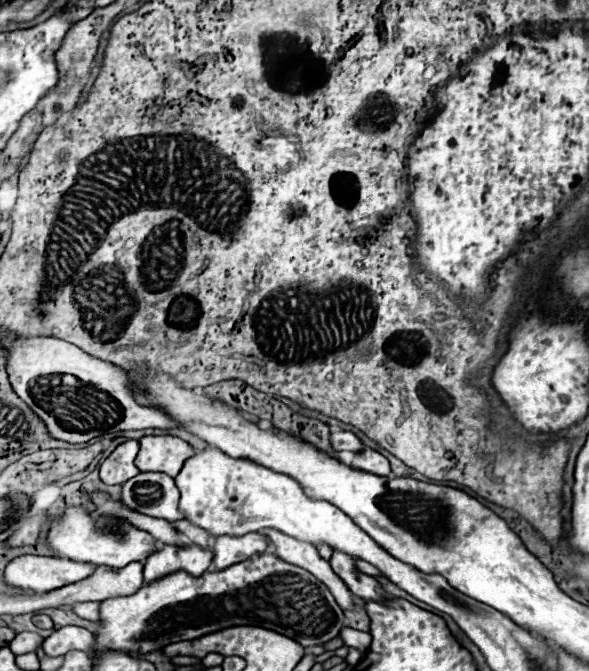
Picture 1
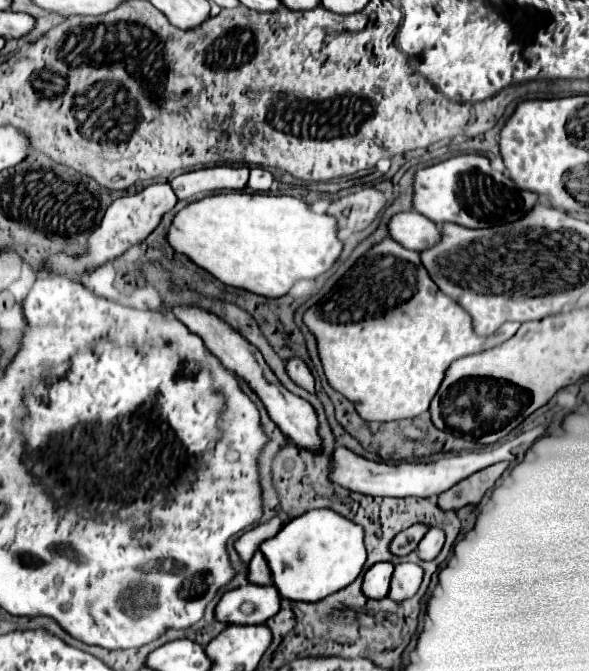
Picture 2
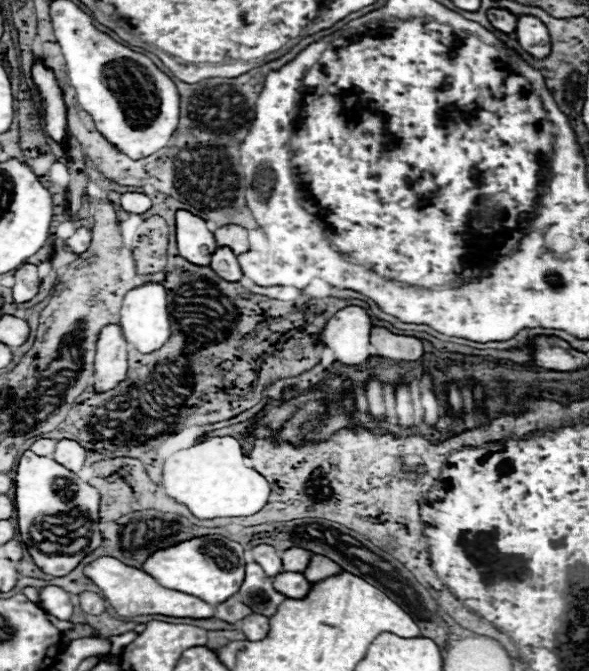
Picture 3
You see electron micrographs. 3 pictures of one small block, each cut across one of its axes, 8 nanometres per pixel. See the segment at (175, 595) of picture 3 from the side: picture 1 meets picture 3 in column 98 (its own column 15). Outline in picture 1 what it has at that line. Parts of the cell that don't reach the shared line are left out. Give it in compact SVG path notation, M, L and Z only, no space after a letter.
M18 556L4 568L4 584L12 588L46 594L56 588L88 578L96 570L94 564L72 562L52 556Z

